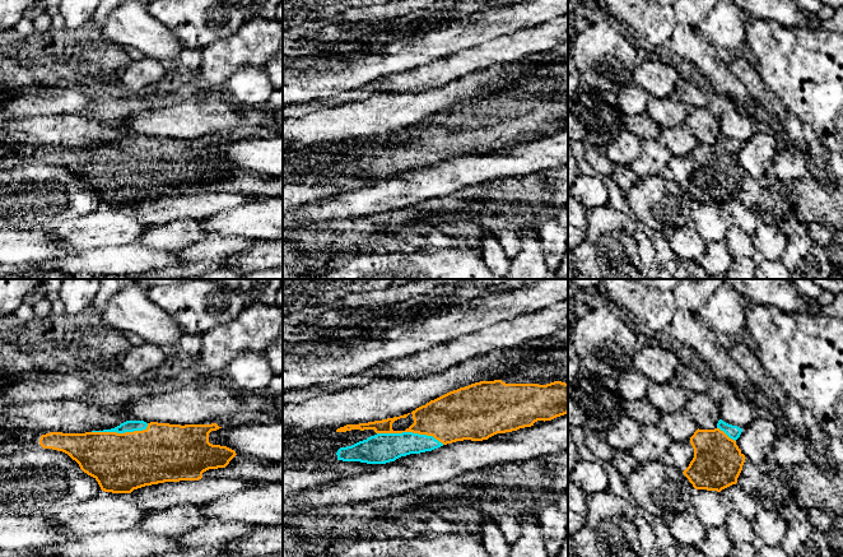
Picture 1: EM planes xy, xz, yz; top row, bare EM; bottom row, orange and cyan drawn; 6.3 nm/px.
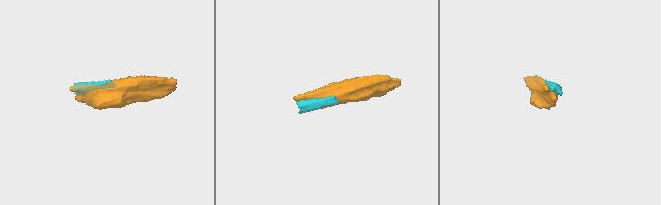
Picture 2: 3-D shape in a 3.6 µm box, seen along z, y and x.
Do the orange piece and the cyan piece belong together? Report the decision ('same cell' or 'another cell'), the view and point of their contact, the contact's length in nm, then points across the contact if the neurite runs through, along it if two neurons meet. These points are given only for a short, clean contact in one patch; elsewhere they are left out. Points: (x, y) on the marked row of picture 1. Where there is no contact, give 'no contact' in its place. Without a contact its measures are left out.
same cell; meets orange in xz at (410, 431); contact 440 nm long

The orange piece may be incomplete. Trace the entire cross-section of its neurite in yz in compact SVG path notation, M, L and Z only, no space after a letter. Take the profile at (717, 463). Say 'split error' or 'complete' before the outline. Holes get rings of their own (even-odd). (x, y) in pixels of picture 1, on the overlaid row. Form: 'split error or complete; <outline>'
split error; M718 421L714 430L697 430L690 437L694 458L683 472L695 489L717 491L736 484L745 455L736 445L742 428Z

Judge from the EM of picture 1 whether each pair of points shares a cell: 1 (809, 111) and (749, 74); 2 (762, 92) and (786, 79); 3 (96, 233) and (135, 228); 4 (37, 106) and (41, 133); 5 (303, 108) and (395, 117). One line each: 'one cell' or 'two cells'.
1: two cells
2: two cells
3: one cell
4: two cells
5: two cells

